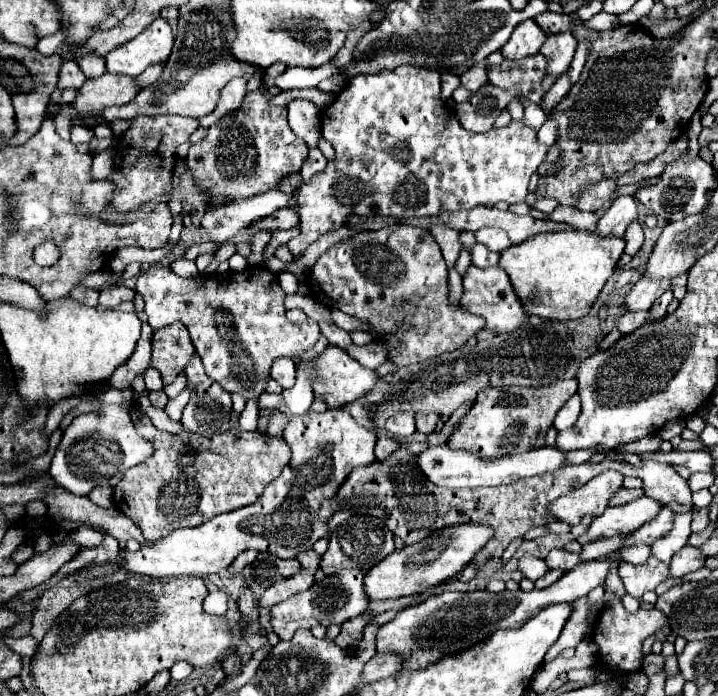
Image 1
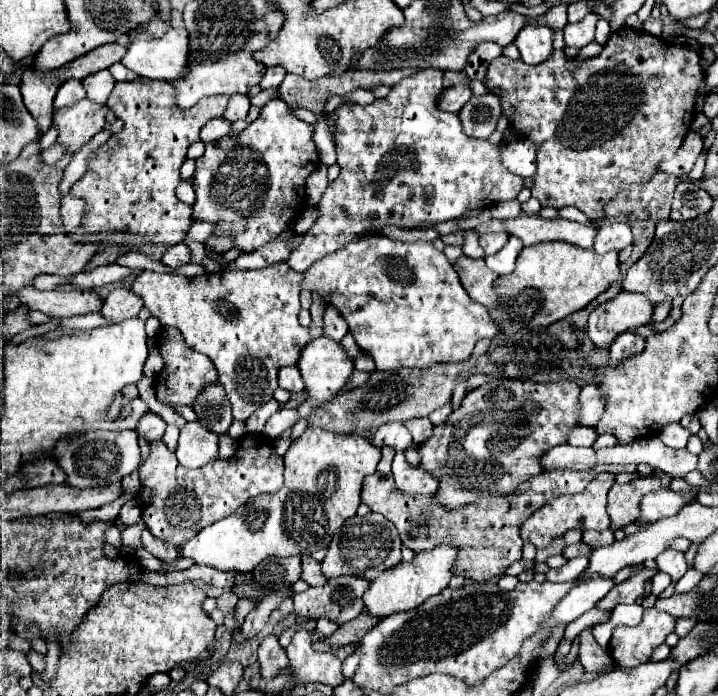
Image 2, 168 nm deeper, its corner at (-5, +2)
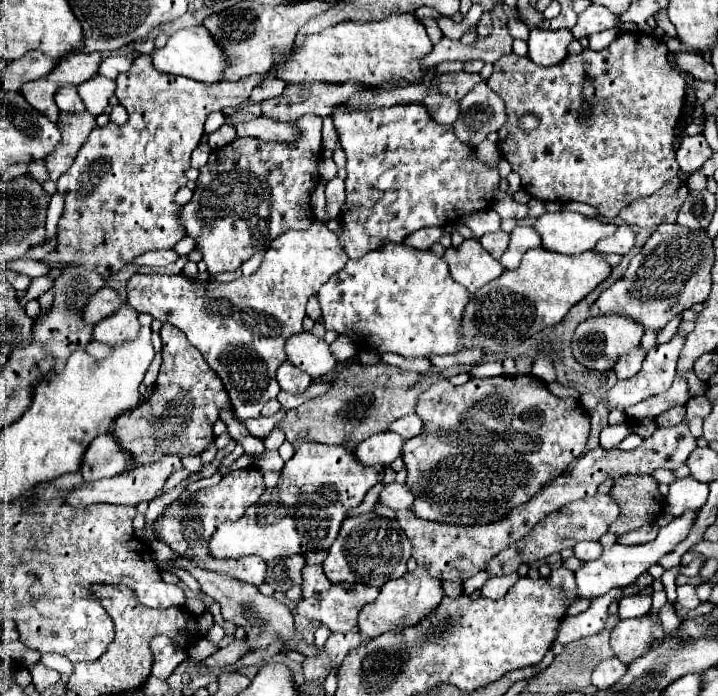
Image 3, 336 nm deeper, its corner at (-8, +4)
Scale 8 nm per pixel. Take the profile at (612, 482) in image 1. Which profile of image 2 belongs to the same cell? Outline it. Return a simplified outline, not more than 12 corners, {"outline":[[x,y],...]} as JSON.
{"outline":[[599,473],[583,493],[559,495],[523,523],[535,547],[569,529],[611,525],[607,491],[613,473]]}

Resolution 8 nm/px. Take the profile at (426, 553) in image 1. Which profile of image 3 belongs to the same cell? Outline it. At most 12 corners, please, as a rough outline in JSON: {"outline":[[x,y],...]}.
{"outline":[[420,571],[390,579],[358,615],[370,641],[428,617],[442,585]]}

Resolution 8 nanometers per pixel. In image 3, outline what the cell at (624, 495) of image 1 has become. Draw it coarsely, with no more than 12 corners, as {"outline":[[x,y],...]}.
{"outline":[[650,475],[620,477],[610,489],[622,535],[656,523],[664,497]]}

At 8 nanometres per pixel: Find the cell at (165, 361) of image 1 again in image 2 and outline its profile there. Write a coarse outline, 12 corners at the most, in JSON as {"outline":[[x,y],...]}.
{"outline":[[177,329],[157,333],[159,401],[191,405],[217,381],[207,355]]}

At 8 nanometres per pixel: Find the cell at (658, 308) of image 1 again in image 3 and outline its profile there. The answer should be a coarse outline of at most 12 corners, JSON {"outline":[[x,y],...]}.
{"outline":[[632,351],[614,367],[618,379],[640,371],[644,351]]}

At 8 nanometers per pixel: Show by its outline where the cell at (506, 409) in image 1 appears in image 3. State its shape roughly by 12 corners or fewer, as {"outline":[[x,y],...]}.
{"outline":[[534,375],[448,379],[404,441],[410,509],[486,525],[582,455]]}

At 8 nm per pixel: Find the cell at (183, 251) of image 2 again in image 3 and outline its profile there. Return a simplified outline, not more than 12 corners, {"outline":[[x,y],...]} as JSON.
{"outline":[[148,251],[132,261],[136,267],[164,267],[178,261],[170,251]]}

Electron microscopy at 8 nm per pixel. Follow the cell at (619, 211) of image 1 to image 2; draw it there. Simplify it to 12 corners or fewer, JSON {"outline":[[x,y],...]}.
{"outline":[[609,223],[597,229],[593,249],[621,251],[631,243],[627,223]]}

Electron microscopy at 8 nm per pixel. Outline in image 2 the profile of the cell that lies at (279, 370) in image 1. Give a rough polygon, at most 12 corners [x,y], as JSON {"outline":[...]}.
{"outline":[[297,365],[281,367],[279,387],[289,393],[305,389]]}

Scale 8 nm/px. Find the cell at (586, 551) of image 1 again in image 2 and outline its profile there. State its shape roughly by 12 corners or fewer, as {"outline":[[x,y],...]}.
{"outline":[[587,555],[569,559],[559,569],[549,569],[547,581],[571,581],[583,573]]}

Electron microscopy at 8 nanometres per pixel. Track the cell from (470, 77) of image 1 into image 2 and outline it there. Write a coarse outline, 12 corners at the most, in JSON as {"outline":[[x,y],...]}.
{"outline":[[471,81],[439,95],[443,111],[459,113],[471,99]]}

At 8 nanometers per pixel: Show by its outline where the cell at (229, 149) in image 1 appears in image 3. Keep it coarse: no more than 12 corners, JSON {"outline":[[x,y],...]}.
{"outline":[[322,119],[236,139],[180,209],[210,275],[314,223]]}

